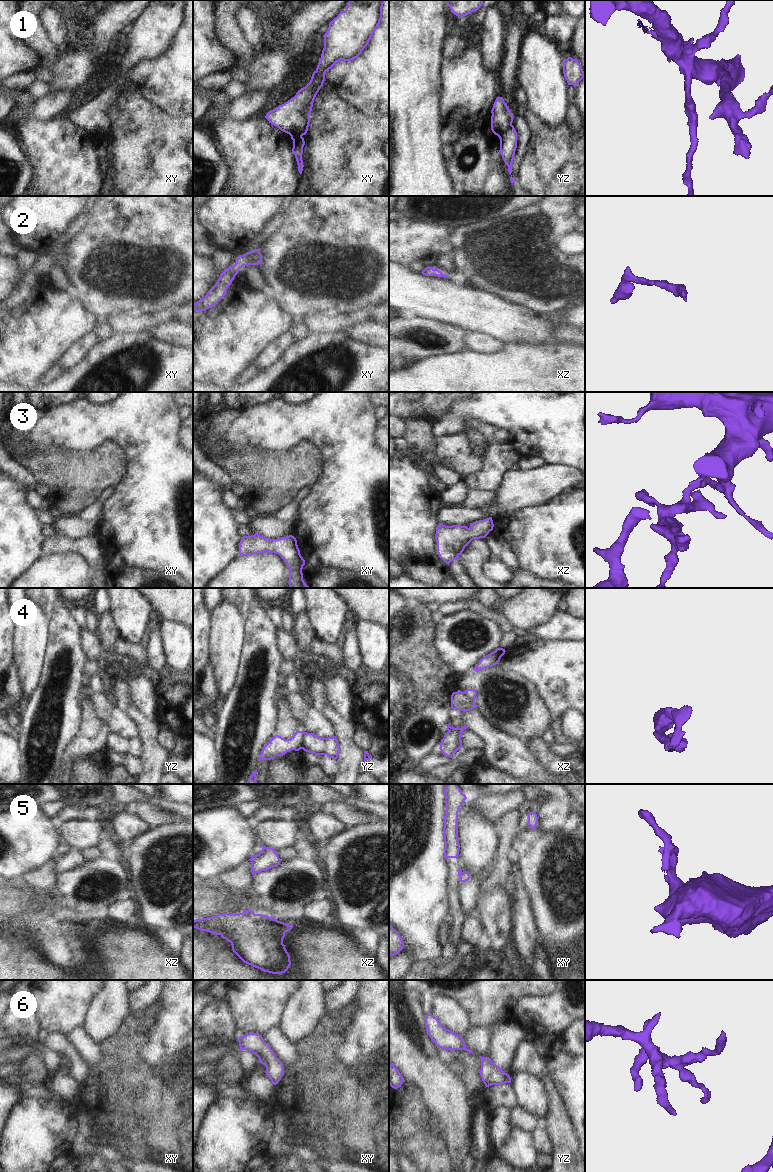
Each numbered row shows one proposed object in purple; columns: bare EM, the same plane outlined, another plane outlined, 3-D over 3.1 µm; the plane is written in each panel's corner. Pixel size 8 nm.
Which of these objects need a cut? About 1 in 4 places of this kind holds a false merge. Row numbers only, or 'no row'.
1, 4, 5

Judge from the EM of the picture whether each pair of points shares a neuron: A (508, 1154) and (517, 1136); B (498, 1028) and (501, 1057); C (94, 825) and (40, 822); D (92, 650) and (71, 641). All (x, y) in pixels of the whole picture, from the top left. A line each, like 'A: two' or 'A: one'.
A: one
B: one
C: two
D: two

